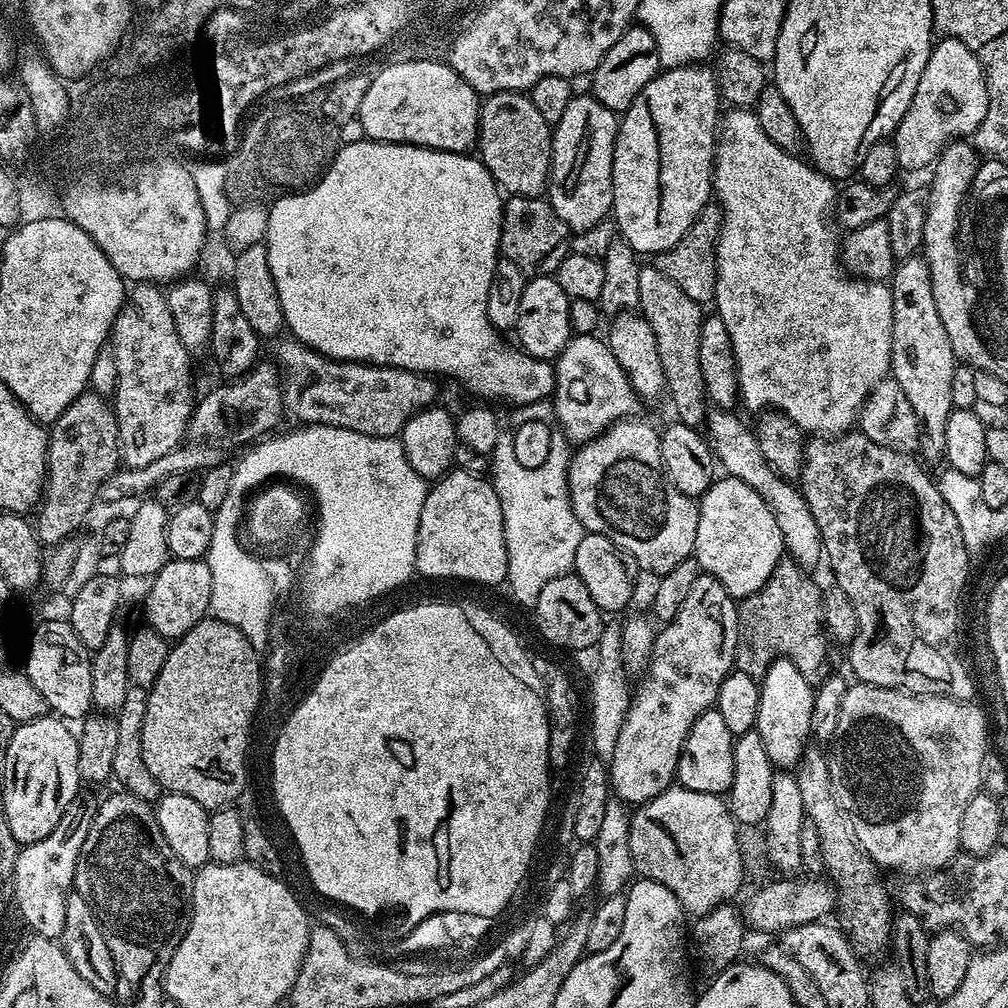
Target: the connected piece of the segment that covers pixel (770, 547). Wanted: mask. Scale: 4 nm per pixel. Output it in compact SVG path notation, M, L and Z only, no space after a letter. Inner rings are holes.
M725 475L723 479L717 479L699 497L700 517L694 559L733 598L743 598L754 594L772 577L772 571L786 549L782 530L778 530L778 522L768 503L735 476Z

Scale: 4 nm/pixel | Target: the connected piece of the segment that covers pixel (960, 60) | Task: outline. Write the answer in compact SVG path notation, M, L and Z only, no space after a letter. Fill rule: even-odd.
M937 39L926 70L922 70L918 90L914 90L914 98L891 137L901 169L905 173L931 169L949 138L968 138L978 131L987 109L988 87L979 55L960 40Z

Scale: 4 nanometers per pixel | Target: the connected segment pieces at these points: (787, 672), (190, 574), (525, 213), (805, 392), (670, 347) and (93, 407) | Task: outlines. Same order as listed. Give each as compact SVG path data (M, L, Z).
M775 660L759 685L760 701L754 730L762 738L762 746L766 746L772 765L780 770L795 769L804 757L804 749L810 744L808 735L812 732L813 685L808 684L788 660Z
M169 558L166 566L158 570L158 574L151 577L148 588L148 597L144 600L144 616L147 627L158 630L164 639L169 642L175 642L180 637L190 631L194 626L198 626L200 620L205 619L210 612L210 594L212 593L212 575L207 559L203 560L173 560Z
M513 196L504 200L500 250L503 259L514 262L525 276L551 276L558 270L558 262L566 258L569 248L570 230L554 211L547 199L539 196Z
M732 108L722 116L722 127L716 141L716 158L712 170L712 187L715 199L724 212L724 225L716 243L716 294L715 311L726 322L730 342L736 359L740 379L740 400L755 414L765 410L781 412L808 434L835 438L853 431L868 395L889 375L892 366L892 290L887 283L861 280L842 267L842 244L836 240L837 229L828 225L828 215L833 215L838 200L838 188L829 177L817 172L811 163L796 160L793 153L782 150L762 130L755 111L747 108Z
M655 266L641 267L638 274L638 298L639 311L644 320L650 322L650 330L654 330L654 342L658 342L658 362L662 362L666 396L667 399L672 399L672 408L676 411L675 419L681 424L699 429L707 421L710 411L708 395L702 382L702 362L698 359L698 338L704 321L701 305L691 300L677 284L670 282L670 278L666 278L666 274L662 274L662 270Z
M86 390L74 398L66 410L62 410L57 420L51 421L48 474L43 497L34 516L36 536L41 545L57 546L72 536L72 528L78 527L87 518L92 504L97 503L99 487L121 463L120 437L114 431L116 413L111 407L103 408L103 404L106 404L105 397Z

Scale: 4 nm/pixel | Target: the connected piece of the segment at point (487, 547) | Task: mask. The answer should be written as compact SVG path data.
M453 470L428 488L416 535L415 571L424 576L449 576L452 580L473 580L476 584L501 584L507 581L507 542L503 510L491 479Z

